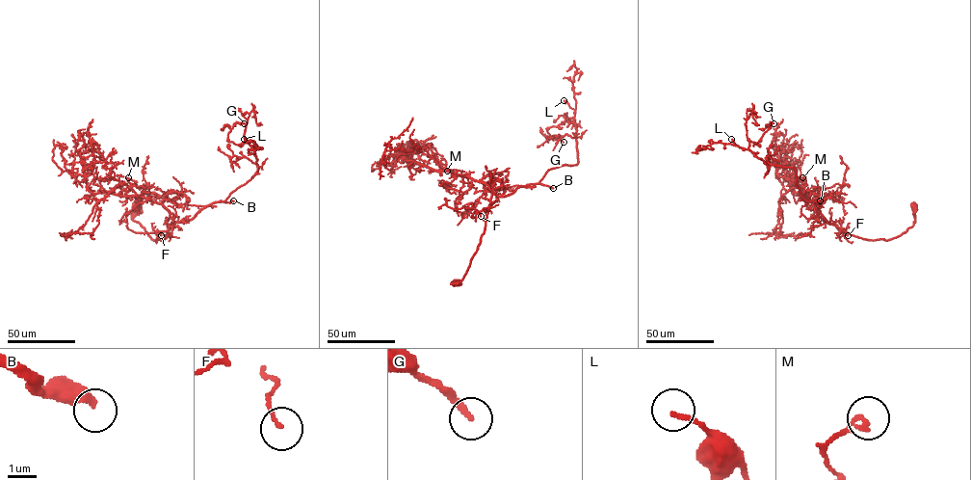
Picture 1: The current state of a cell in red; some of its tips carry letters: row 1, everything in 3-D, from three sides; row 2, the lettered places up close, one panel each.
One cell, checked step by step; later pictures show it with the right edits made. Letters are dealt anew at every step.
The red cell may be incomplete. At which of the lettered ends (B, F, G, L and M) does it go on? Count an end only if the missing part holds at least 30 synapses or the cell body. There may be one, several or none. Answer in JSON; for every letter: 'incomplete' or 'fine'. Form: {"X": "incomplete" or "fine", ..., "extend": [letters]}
{"B": "incomplete", "F": "fine", "G": "fine", "L": "fine", "M": "fine", "extend": ["B"]}

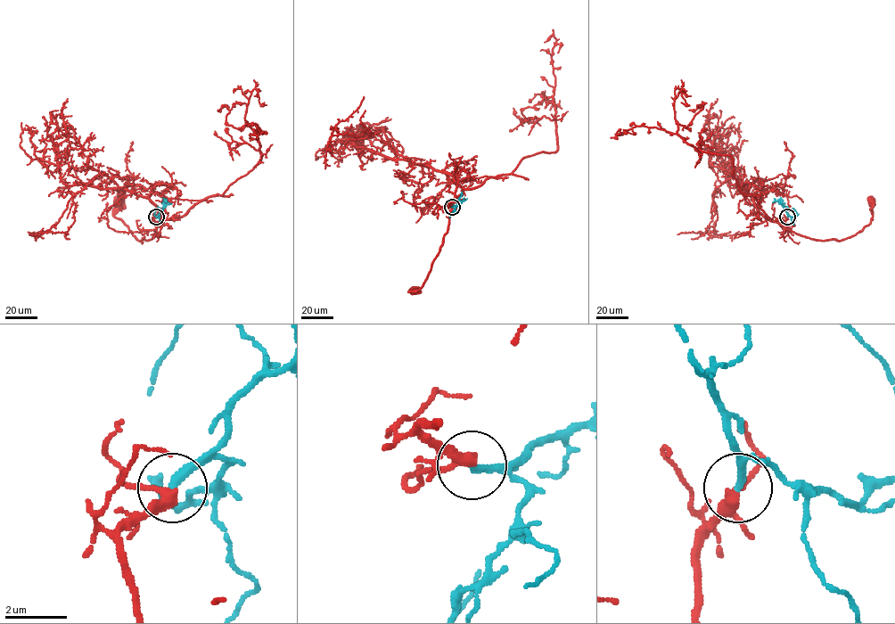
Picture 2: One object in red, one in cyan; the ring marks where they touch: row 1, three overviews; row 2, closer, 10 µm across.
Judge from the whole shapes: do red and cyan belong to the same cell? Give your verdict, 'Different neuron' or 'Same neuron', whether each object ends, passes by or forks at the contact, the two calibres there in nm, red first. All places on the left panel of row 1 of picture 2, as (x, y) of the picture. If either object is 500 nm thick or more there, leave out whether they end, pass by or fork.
Same neuron. At the ring red passes by. At the ring cyan ends. Thickness 280 nm (red) against 280 nm

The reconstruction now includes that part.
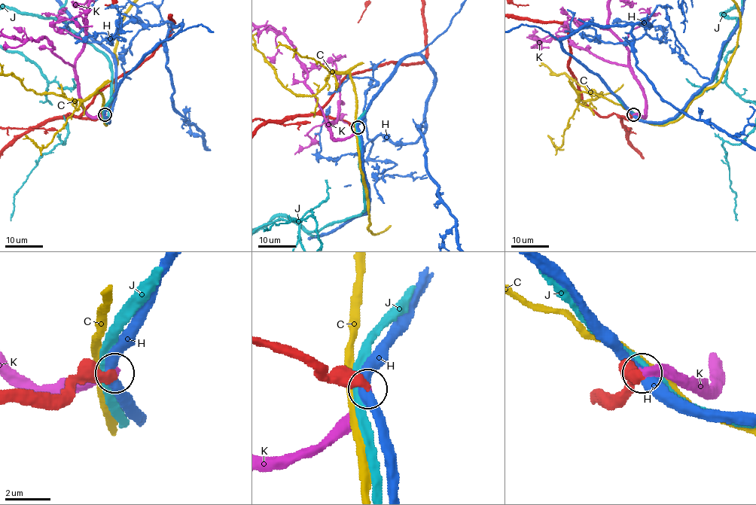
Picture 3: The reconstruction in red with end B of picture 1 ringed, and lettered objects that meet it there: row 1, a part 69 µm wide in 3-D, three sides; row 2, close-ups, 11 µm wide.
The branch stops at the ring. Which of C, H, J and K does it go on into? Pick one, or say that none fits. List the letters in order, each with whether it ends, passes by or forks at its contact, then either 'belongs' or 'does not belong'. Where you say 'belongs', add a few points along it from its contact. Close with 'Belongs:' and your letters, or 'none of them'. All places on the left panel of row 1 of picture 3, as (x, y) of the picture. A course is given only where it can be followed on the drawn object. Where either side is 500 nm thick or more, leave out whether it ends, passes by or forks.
C: it passes by | does not belong
H: does not belong
J: does not belong
K: it ends | belongs
Belongs: K

